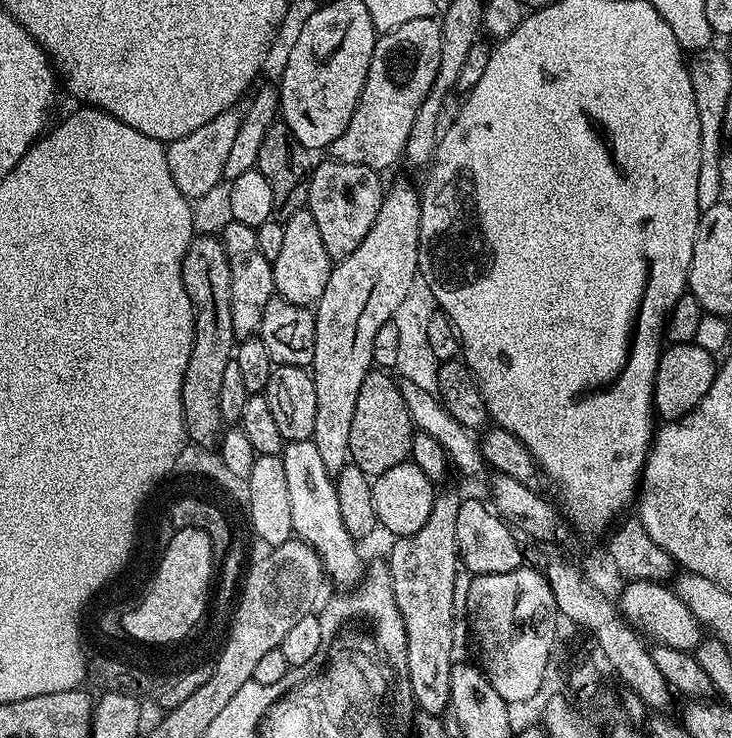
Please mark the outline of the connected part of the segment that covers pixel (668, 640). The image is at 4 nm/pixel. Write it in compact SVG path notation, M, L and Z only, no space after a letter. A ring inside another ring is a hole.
M628 580L624 593L618 599L618 611L637 632L649 641L665 644L674 650L692 652L702 641L702 625L686 602L677 596L667 583L654 580ZM668 587L668 588L667 588ZM648 636L649 637L648 637Z

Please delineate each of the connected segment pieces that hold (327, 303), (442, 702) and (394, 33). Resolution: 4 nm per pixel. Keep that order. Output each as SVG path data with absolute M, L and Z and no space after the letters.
M396 184L384 193L382 206L378 206L378 218L370 226L370 234L358 242L358 250L333 267L330 282L322 290L322 298L314 306L316 314L316 333L314 334L314 358L310 365L314 390L317 391L317 410L314 417L314 430L311 440L318 446L322 463L333 474L340 472L350 462L350 422L354 422L354 406L358 402L358 389L362 378L373 371L372 351L374 334L404 304L412 283L417 283L418 242L420 241L420 193L408 184Z
M437 491L436 501L430 510L430 518L426 518L426 523L423 524L422 530L414 530L414 534L409 536L397 536L391 542L392 549L388 552L386 563L388 565L388 573L390 574L390 582L394 590L394 602L398 606L398 610L402 616L402 622L405 623L406 630L406 666L409 670L409 684L412 691L415 703L418 705L419 711L429 712L436 717L443 717L443 712L447 713L450 708L451 694L450 694L450 674L454 663L454 656L452 651L456 648L456 628L452 623L456 620L456 612L452 607L458 604L458 592L456 596L456 568L458 569L458 553L456 550L456 535L458 534L458 506L460 505L462 496L461 493Z
M433 17L414 18L406 26L383 33L374 46L366 86L350 118L350 126L333 142L331 159L377 170L385 170L396 159L399 161L410 138L410 126L414 126L414 118L418 118L418 110L426 94L430 94L430 86L434 86L438 54L442 54L442 34Z

